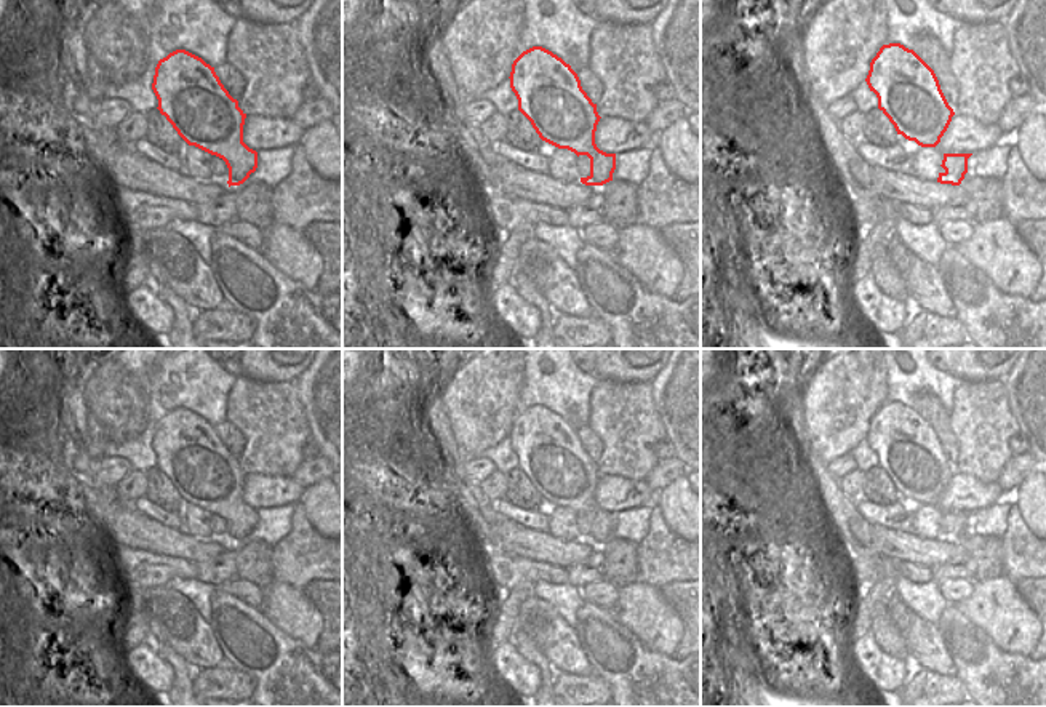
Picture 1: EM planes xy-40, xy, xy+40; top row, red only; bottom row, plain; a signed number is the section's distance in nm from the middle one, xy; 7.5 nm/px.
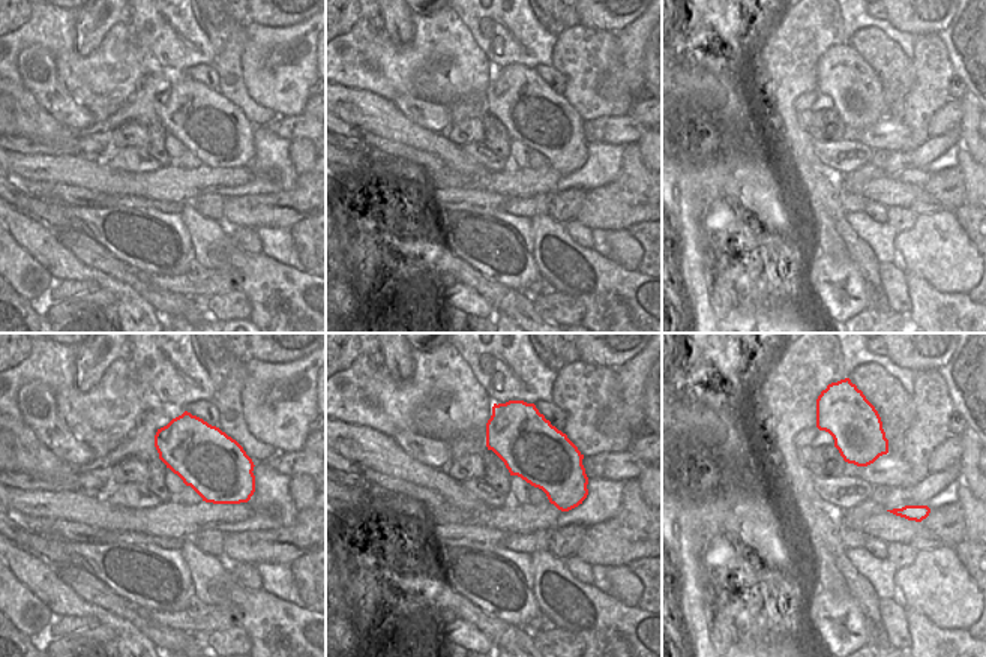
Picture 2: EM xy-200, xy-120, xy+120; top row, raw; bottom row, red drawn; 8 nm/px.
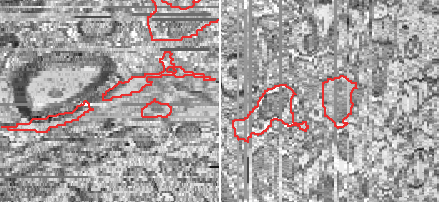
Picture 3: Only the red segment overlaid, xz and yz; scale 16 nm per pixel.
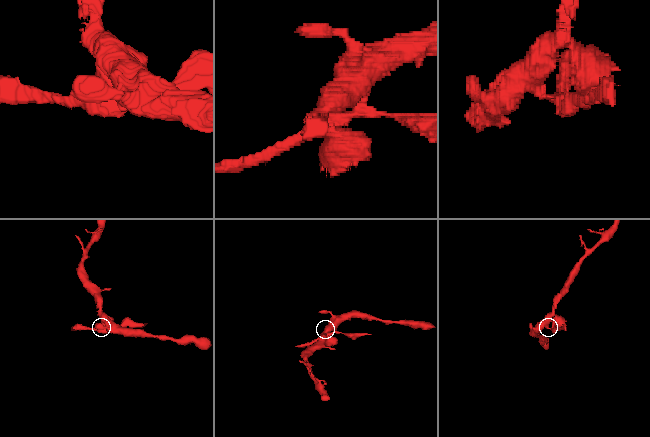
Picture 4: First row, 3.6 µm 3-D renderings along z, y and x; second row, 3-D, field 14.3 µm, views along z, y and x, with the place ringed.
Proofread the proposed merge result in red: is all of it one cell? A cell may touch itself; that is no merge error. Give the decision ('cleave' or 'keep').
cleave

